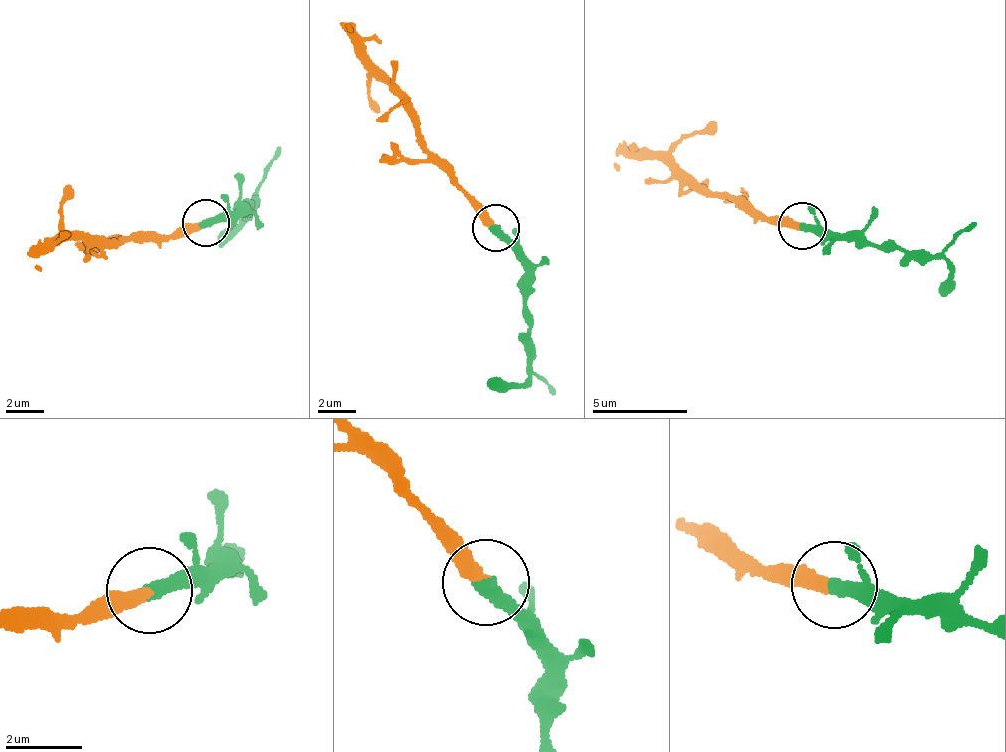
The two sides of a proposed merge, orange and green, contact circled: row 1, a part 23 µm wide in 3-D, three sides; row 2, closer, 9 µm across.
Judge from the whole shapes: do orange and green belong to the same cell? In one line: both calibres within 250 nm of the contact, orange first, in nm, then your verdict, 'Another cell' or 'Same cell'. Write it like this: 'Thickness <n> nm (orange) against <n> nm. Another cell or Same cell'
Thickness 380 nm (orange) against 440 nm. Same cell

